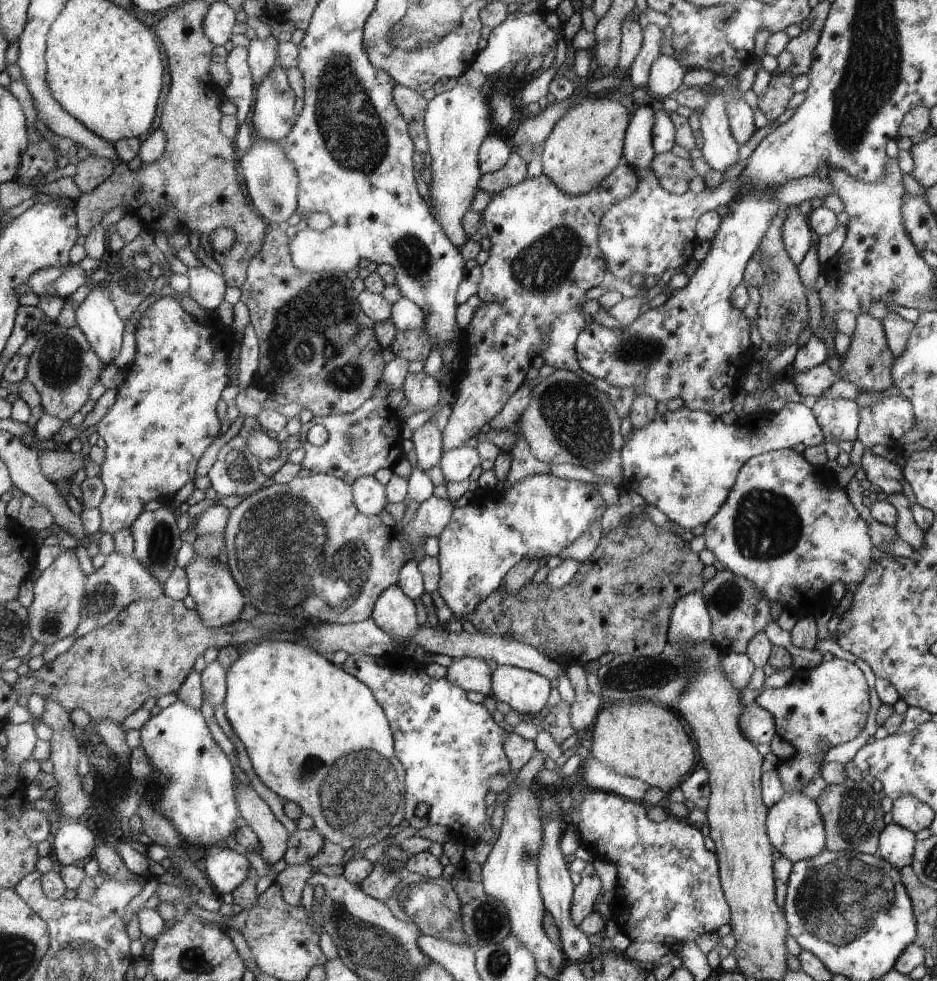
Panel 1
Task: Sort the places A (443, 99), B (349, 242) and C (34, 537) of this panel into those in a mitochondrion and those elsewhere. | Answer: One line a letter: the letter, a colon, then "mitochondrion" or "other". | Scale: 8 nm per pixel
A: other
B: other
C: other

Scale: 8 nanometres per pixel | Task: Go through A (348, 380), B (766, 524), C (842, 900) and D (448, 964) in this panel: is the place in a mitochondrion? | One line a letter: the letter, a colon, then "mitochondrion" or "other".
A: mitochondrion
B: mitochondrion
C: mitochondrion
D: other

